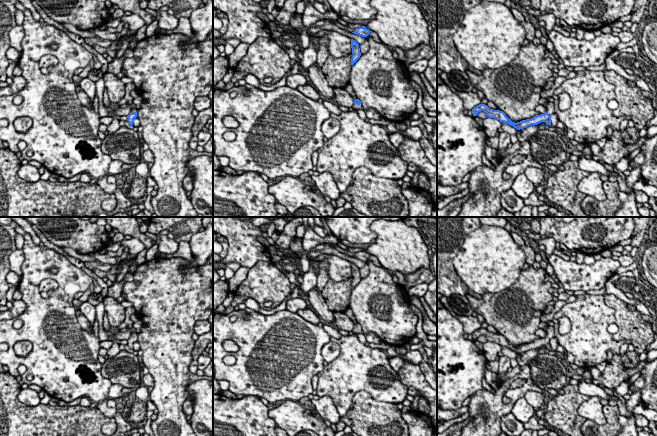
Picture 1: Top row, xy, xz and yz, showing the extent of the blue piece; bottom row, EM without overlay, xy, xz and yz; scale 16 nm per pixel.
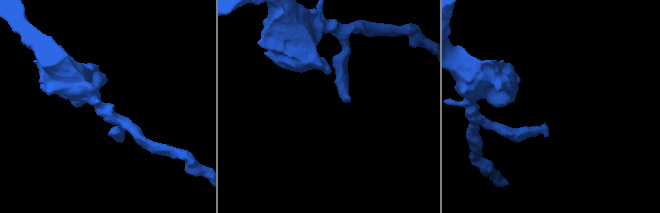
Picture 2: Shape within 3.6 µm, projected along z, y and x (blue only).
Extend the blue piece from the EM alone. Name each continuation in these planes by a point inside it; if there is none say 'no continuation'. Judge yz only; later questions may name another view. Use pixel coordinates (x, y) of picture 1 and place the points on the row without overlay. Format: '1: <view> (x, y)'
1: yz (550, 331)

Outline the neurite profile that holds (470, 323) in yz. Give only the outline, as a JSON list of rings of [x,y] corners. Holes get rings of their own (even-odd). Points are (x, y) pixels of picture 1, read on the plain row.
[[[457,316],[457,318],[462,322],[464,333],[466,334],[472,334],[481,328],[482,323],[475,316]]]

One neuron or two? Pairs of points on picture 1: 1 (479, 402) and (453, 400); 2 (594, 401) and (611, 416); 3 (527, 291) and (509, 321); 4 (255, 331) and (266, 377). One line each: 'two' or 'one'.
1: two
2: two
3: one
4: one

